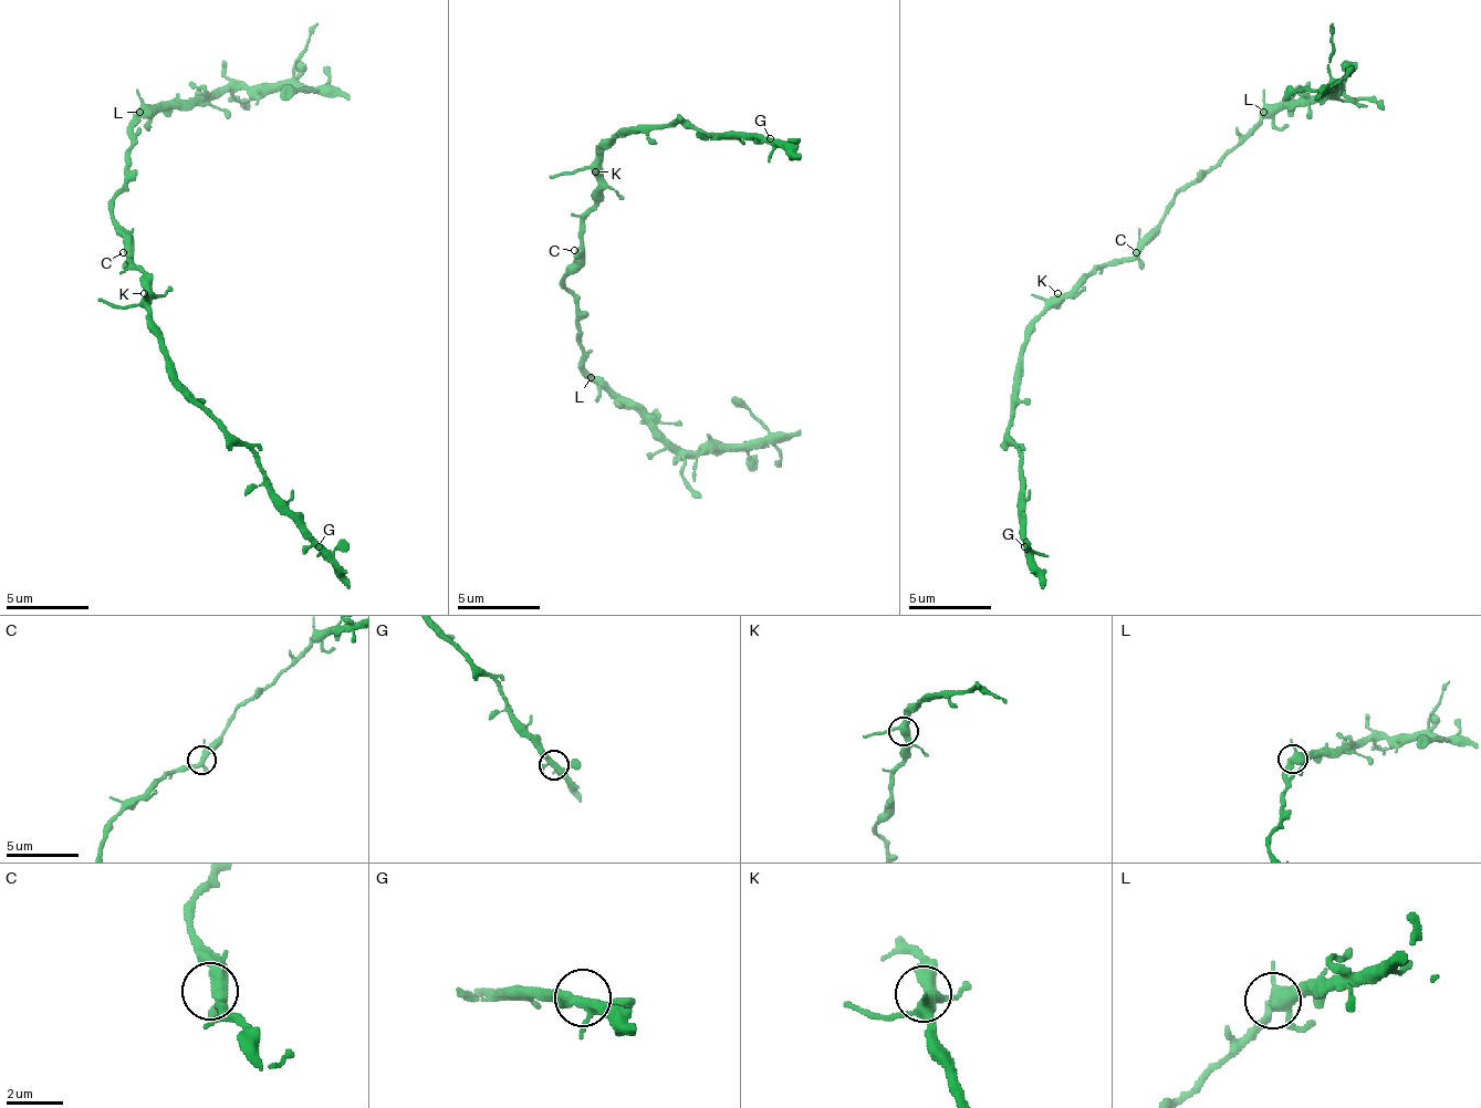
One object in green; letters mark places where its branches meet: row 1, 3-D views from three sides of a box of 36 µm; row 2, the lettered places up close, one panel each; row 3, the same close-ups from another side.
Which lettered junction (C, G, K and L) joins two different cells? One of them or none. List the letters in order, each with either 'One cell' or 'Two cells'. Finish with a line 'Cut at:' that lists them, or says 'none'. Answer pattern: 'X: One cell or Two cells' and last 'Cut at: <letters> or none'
C: One cell
G: One cell
K: One cell
L: Two cells
Cut at: L

